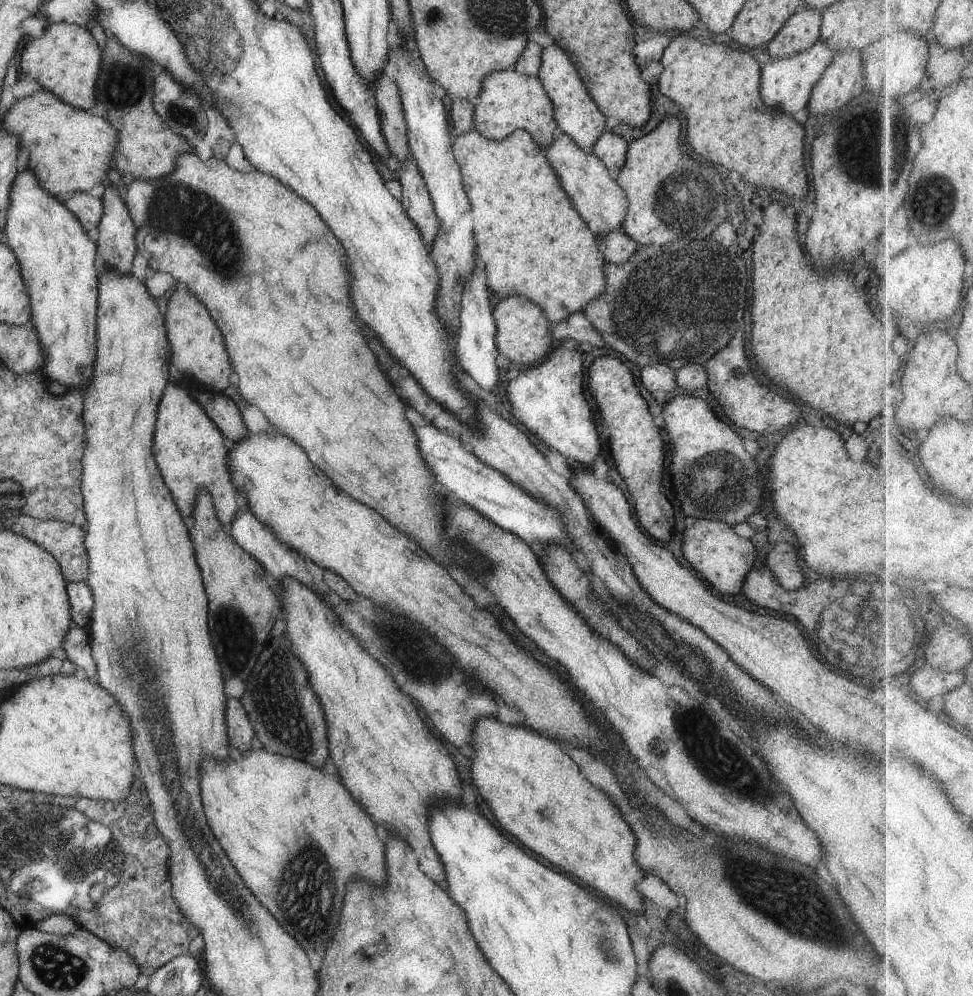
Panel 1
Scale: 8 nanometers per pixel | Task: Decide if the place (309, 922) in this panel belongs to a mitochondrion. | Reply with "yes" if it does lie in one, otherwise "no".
yes

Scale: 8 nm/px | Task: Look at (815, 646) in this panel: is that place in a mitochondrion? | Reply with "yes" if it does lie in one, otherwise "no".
no

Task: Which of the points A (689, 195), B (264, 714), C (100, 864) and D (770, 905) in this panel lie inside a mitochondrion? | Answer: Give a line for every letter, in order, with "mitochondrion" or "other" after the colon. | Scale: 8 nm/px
A: mitochondrion
B: mitochondrion
C: mitochondrion
D: mitochondrion

